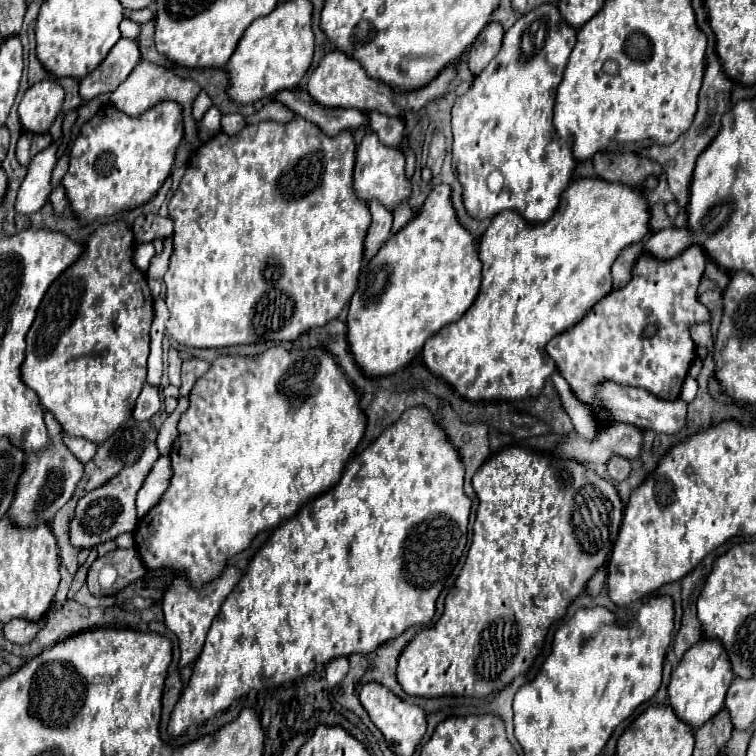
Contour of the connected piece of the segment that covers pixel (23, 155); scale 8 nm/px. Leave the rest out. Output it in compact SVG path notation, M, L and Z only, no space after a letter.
M23 132L19 142L17 142L17 158L23 166L29 166L31 158L35 154L39 154L41 150L45 150L47 146L51 146L53 138L51 134L31 134L31 132Z

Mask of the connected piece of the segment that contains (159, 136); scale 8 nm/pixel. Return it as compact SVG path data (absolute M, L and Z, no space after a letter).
M159 102L141 116L127 116L113 104L83 124L71 150L63 186L73 214L81 224L145 204L157 194L173 168L175 150L183 140L183 114L175 102Z

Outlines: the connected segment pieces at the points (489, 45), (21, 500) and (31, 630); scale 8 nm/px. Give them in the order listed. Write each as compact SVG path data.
M491 22L481 30L481 34L477 36L477 40L473 42L473 46L469 50L469 70L475 76L497 56L499 48L501 48L503 34L505 32L499 26L499 22Z
M48 410L44 412L44 421L49 428L53 446L43 450L41 454L29 454L25 458L19 486L15 486L15 498L7 510L11 522L19 528L35 528L39 524L49 524L55 512L63 508L63 504L73 496L73 490L83 476L83 464L61 442L61 426Z
M11 620L5 624L5 638L15 644L27 644L35 638L35 634L41 630L45 622L27 622L27 620Z

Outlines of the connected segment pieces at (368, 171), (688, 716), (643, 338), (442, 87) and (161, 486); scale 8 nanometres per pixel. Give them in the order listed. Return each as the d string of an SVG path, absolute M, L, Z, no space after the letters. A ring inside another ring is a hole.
M367 132L361 146L357 148L357 164L353 170L353 188L355 194L363 200L377 200L381 202L387 210L395 210L401 202L407 202L413 194L411 190L411 180L405 174L405 156L401 150L385 146L383 142L379 142L375 132Z
M703 638L701 642L691 646L691 650L685 652L679 666L673 670L667 688L669 704L681 722L687 722L687 726L691 728L699 728L723 708L723 700L731 680L733 680L733 670L721 642Z
M689 246L669 260L657 260L643 252L633 264L627 286L611 290L581 322L557 334L545 346L575 396L591 406L596 419L607 414L597 396L598 385L607 380L645 388L663 400L679 398L681 384L695 358L689 328L695 322L709 322L709 310L697 300L703 270L705 254L699 246ZM653 324L657 324L657 330Z
M335 50L335 52L325 54L321 58L321 62L317 64L317 68L311 72L309 82L307 82L307 92L321 106L329 106L329 108L357 108L357 110L363 110L363 112L377 110L377 112L387 114L387 116L401 116L403 110L419 112L425 104L441 98L447 92L447 88L449 88L449 84L451 84L453 78L455 78L455 66L449 64L425 88L413 90L413 92L407 92L407 94L401 94L401 92L395 92L393 88L389 88L387 84L369 78L359 62L355 62L353 58L349 58L345 52Z
M159 456L159 460L155 462L153 470L145 478L145 482L143 482L143 486L137 494L137 514L139 514L139 518L143 514L147 514L147 510L151 510L155 506L155 502L163 496L163 492L169 486L169 478L171 478L169 456Z

